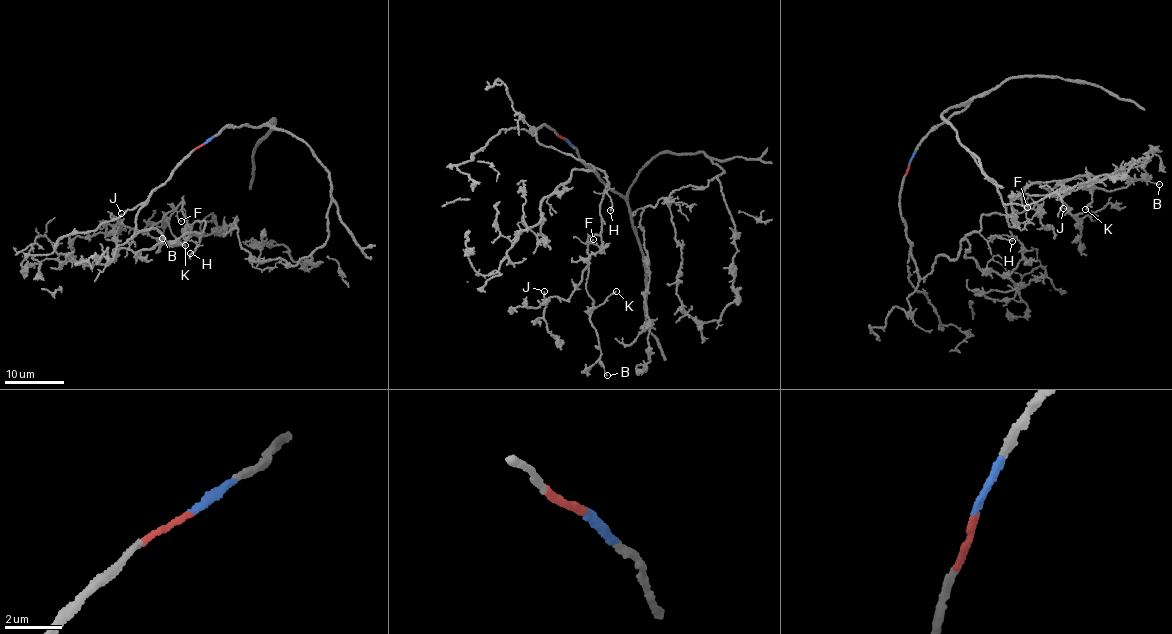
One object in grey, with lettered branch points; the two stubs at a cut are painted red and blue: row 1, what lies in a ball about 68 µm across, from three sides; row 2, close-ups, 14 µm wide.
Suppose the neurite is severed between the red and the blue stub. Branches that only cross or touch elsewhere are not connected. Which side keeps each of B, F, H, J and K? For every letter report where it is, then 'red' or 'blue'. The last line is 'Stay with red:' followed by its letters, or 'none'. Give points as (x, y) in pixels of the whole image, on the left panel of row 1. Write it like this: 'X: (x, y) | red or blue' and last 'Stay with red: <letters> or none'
B: (162, 238) | red
F: (181, 221) | red
H: (190, 253) | red
J: (121, 213) | red
K: (185, 245) | red
Stay with red: B, F, H, J, K

